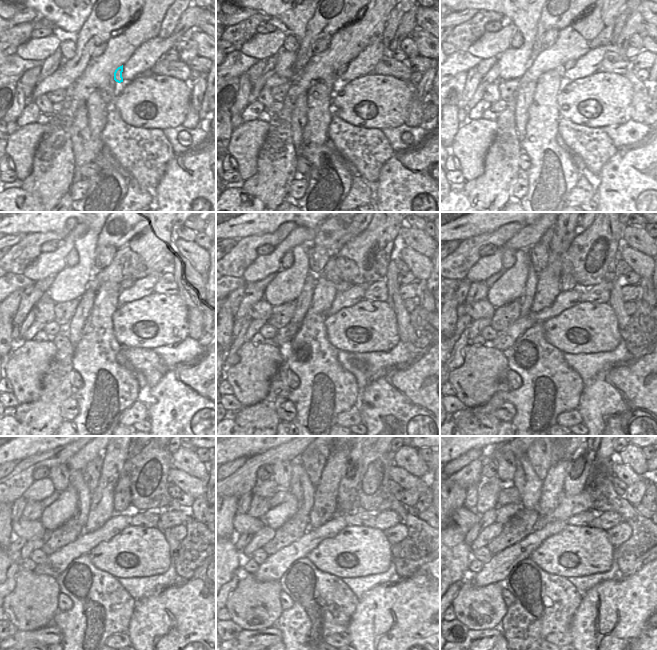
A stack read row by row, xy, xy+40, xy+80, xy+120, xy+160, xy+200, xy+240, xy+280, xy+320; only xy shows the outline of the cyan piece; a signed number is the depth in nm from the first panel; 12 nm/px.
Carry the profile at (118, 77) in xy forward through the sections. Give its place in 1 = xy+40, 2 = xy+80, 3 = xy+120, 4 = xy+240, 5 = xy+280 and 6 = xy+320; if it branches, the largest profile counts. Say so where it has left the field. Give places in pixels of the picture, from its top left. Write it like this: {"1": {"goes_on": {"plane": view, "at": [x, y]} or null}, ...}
{"1": {"goes_on": {"plane": "xy+40", "at": [343, 69]}}, "2": {"goes_on": {"plane": "xy+80", "at": [570, 64]}}, "3": {"goes_on": {"plane": "xy+120", "at": [126, 284]}}, "4": {"goes_on": {"plane": "xy+240", "at": [122, 497]}}, "5": {"goes_on": {"plane": "xy+280", "at": [347, 494]}}, "6": {"goes_on": {"plane": "xy+320", "at": [579, 465]}}}

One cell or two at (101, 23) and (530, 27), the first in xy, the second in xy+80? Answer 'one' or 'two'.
two

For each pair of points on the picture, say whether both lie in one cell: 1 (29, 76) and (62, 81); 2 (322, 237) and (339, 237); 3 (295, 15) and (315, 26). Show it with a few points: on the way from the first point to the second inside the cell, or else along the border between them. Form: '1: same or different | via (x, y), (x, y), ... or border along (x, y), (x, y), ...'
1: different | border along (38, 82), (29, 98)
2: same | via (326, 237), (335, 237)
3: different | border along (315, 10), (307, 24), (305, 35), (300, 42)

